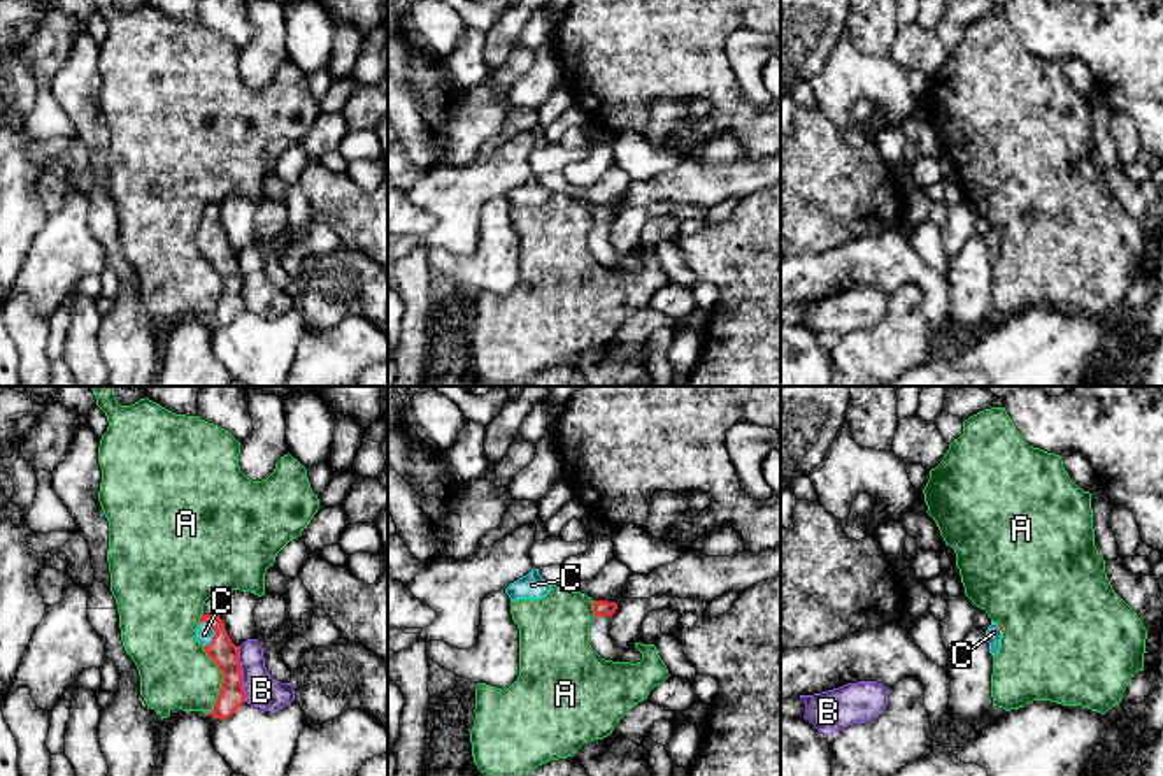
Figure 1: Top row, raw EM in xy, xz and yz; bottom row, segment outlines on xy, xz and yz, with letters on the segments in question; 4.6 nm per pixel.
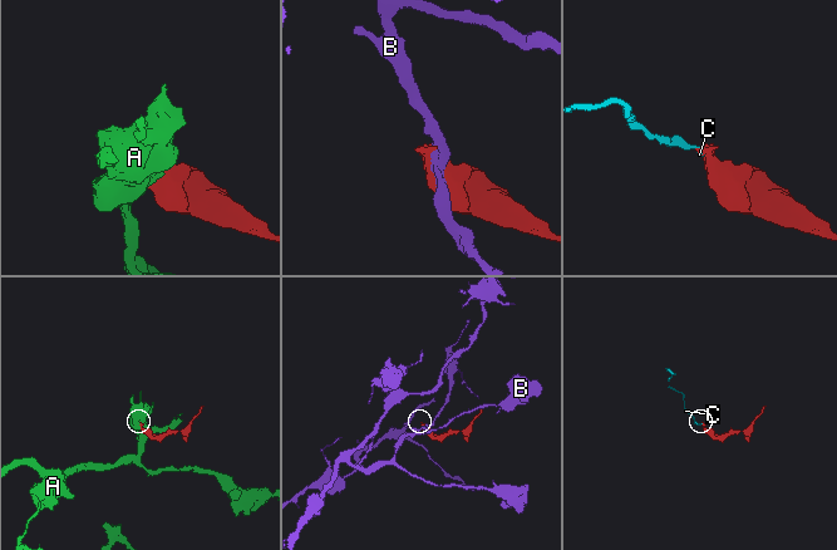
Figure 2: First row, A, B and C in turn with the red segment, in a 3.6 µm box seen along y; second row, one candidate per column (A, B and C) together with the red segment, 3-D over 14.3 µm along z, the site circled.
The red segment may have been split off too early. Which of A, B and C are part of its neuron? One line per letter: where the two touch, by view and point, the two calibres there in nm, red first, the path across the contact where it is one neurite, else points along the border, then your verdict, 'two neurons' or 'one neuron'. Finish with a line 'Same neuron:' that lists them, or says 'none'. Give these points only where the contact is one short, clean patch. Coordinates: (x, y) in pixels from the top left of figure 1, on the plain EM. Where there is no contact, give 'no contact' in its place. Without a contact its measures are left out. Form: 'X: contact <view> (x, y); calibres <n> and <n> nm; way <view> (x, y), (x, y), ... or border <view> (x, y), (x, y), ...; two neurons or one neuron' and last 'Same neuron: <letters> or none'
A: contact xy (223, 287); calibres 120 and 320 nm; two neurons
B: contact xy (241, 281); calibres 120 and 160 nm; two neurons
C: contact xy (216, 241); calibres 120 and 80 nm; way xy (221, 257), (216, 250), (216, 241), (204, 241); one neuron
Same neuron: C

